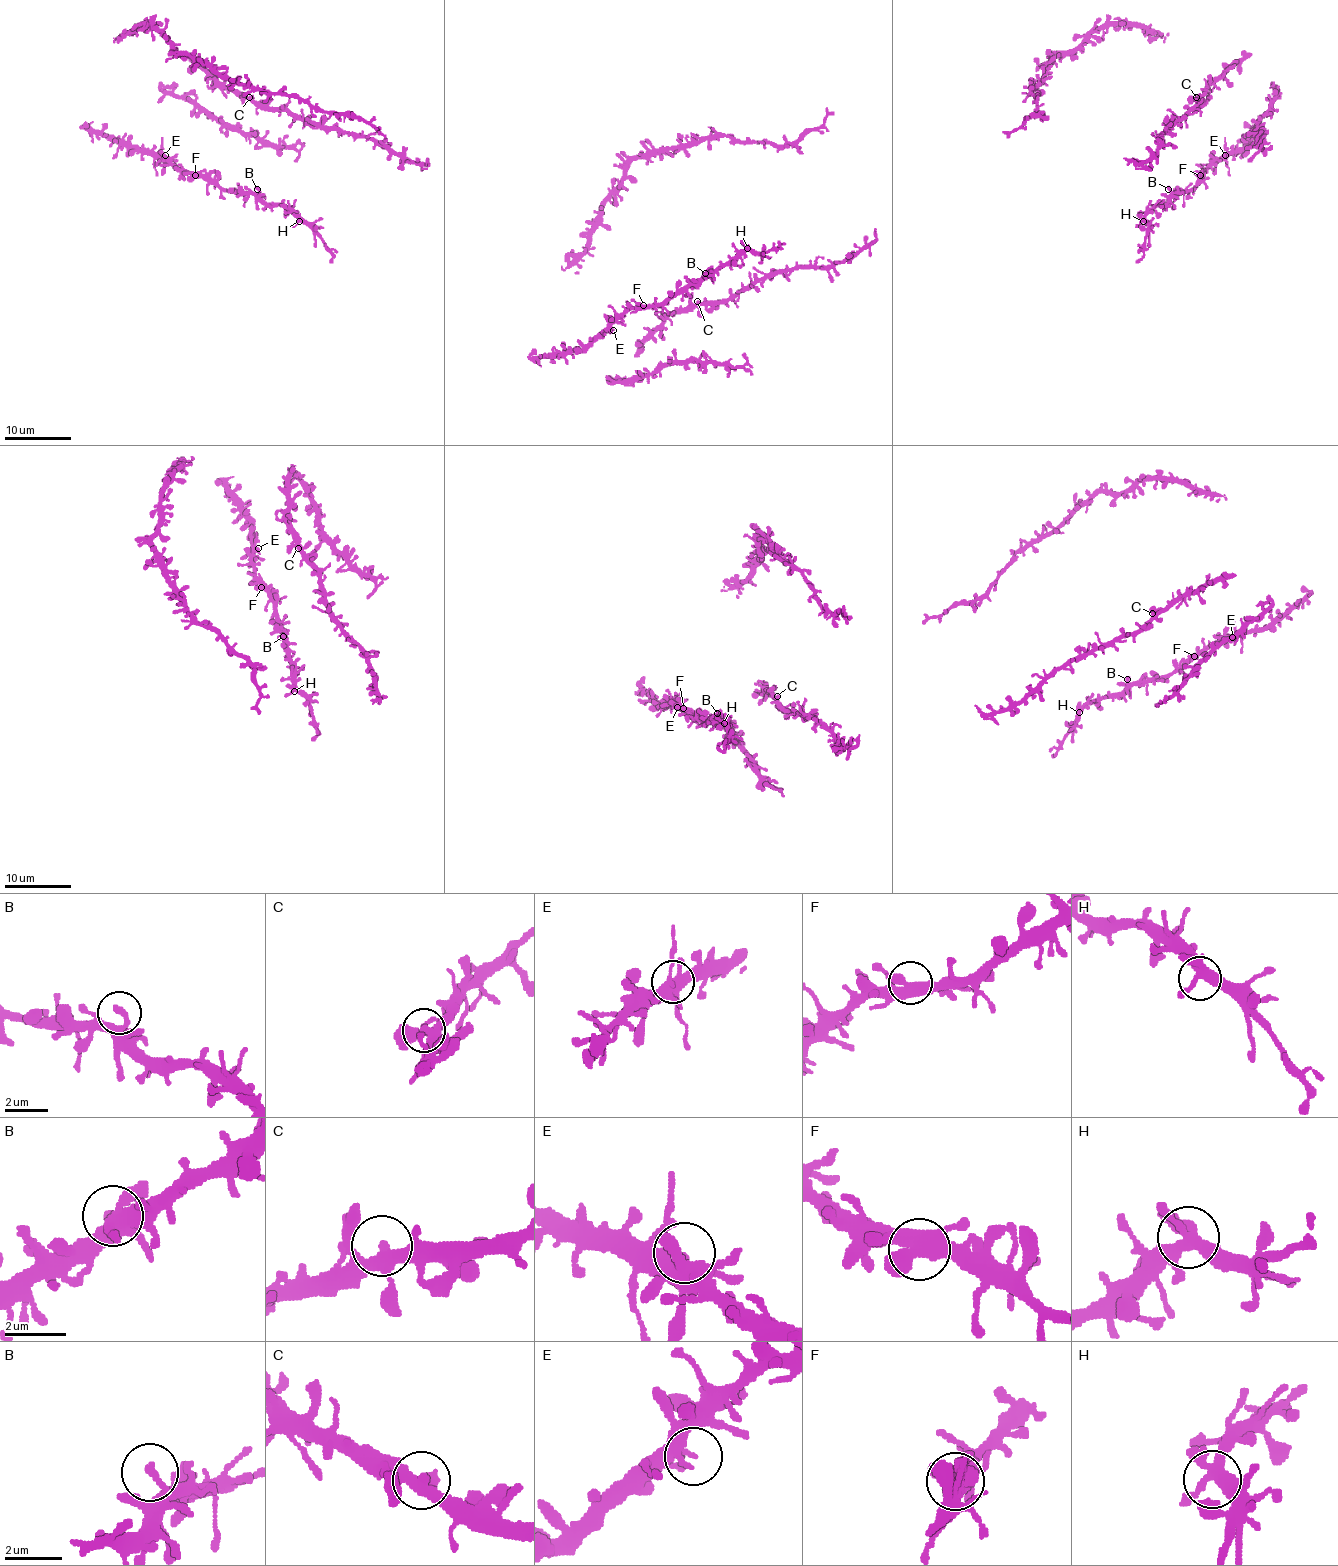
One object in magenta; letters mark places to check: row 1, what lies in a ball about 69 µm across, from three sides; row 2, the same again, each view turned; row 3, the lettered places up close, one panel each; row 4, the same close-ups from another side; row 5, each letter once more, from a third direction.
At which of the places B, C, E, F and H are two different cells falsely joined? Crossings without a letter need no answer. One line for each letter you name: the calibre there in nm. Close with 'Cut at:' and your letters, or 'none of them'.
Cut at: none of them

